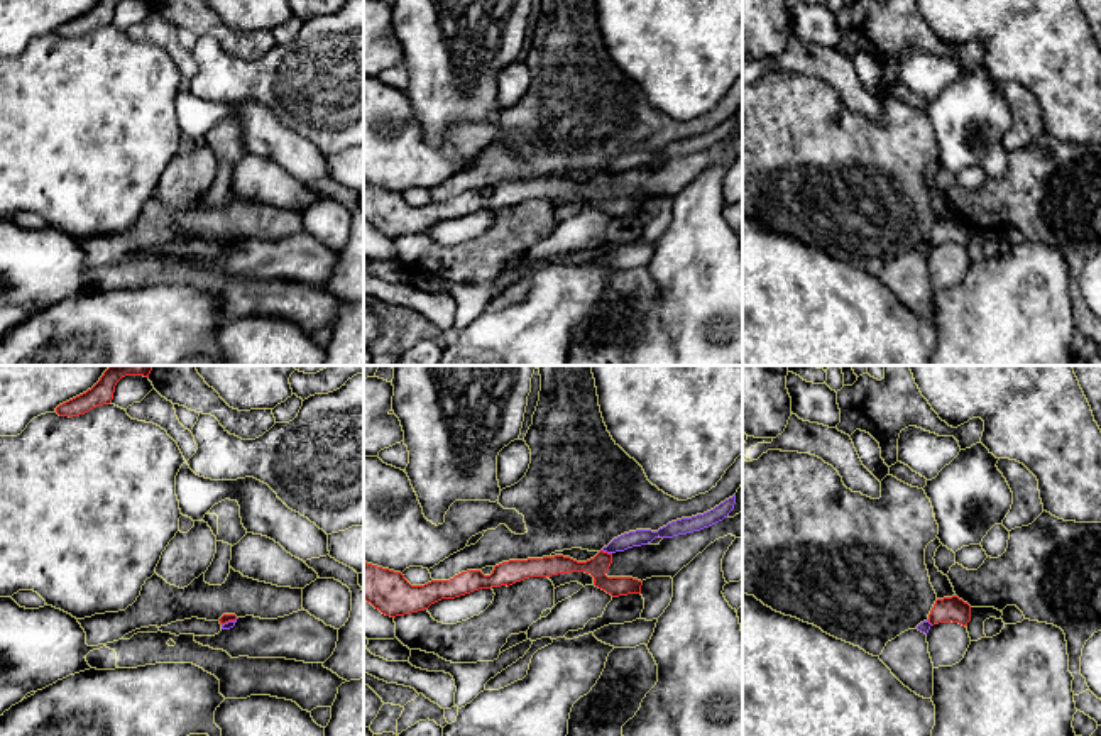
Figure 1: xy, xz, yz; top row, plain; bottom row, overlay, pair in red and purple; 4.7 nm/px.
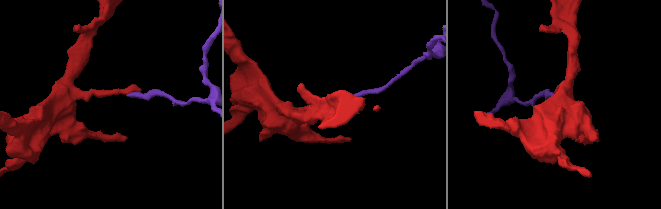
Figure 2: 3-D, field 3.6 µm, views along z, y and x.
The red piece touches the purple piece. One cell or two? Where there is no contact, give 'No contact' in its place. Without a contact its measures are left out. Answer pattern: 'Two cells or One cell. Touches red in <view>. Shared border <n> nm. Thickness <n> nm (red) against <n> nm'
Two cells. Touches red in xz. Shared border 60 nm. Thickness 100 nm (red) against 80 nm

